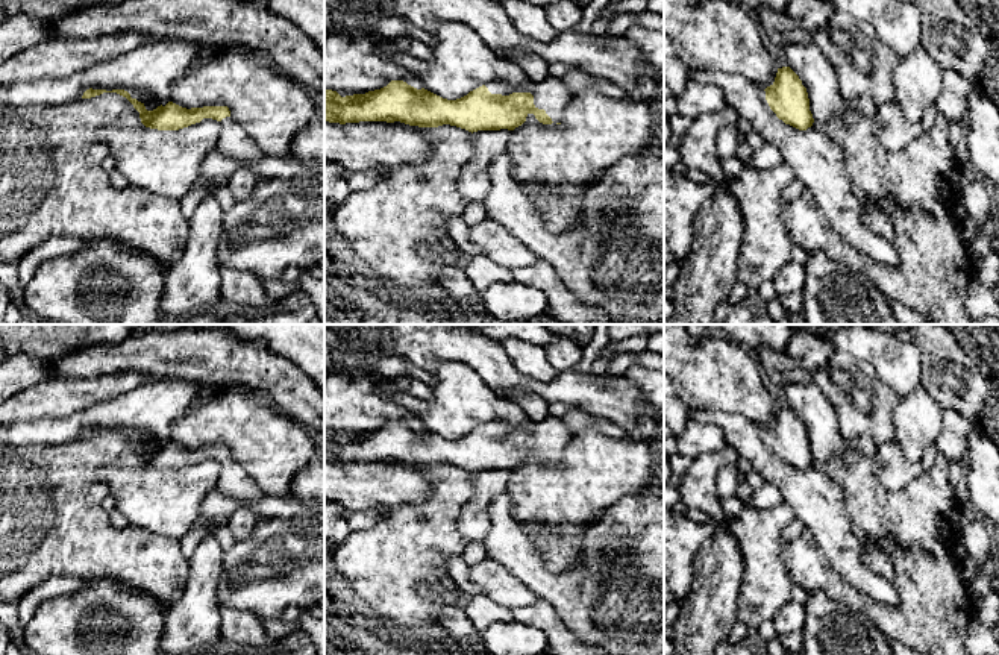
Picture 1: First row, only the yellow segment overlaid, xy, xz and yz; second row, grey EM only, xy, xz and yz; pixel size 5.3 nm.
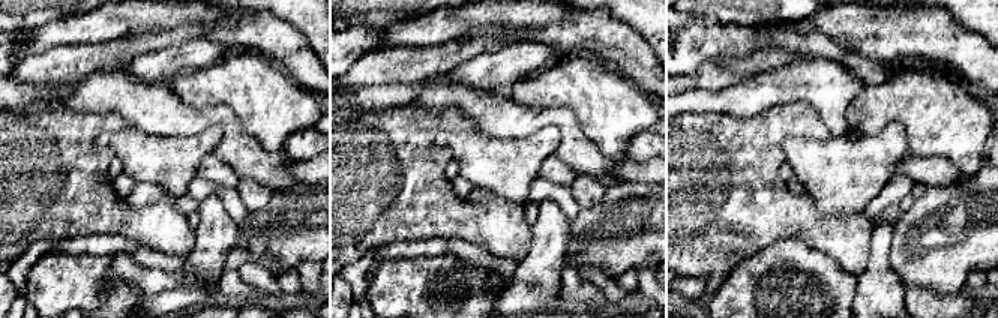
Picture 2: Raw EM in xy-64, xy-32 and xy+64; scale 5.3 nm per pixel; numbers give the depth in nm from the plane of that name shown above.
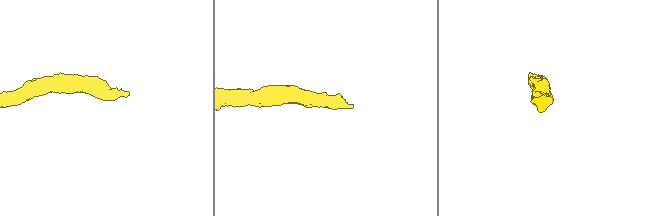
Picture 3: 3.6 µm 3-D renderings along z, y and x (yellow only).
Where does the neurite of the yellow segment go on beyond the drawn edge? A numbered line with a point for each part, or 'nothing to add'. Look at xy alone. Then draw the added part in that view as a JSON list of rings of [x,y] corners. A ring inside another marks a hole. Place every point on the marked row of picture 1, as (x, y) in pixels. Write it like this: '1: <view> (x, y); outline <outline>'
1: xy (234, 143); outline [[[226,117],[218,123],[221,127],[221,135],[217,144],[217,152],[241,164],[253,164],[265,155],[243,132],[243,129],[232,120],[232,117]]]

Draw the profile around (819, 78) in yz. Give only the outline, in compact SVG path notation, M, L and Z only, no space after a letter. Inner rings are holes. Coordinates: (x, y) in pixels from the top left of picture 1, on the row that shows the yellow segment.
M791 44L785 47L787 67L802 80L810 99L814 121L829 121L849 109L860 109L873 117L878 106L870 97L847 102L838 88L837 71L823 52L813 44Z

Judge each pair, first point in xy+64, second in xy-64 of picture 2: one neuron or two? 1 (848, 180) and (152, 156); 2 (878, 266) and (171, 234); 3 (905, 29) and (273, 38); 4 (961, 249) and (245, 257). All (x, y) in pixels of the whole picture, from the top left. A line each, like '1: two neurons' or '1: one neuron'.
1: one neuron
2: two neurons
3: one neuron
4: two neurons

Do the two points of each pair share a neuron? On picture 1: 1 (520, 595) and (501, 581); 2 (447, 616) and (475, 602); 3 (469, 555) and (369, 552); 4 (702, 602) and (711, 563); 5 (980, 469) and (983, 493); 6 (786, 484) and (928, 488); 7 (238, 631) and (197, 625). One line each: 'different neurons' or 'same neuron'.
1: same neuron
2: different neurons
3: different neurons
4: same neuron
5: same neuron
6: different neurons
7: different neurons

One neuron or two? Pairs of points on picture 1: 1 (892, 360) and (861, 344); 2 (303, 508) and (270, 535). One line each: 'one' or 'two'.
1: one
2: two

